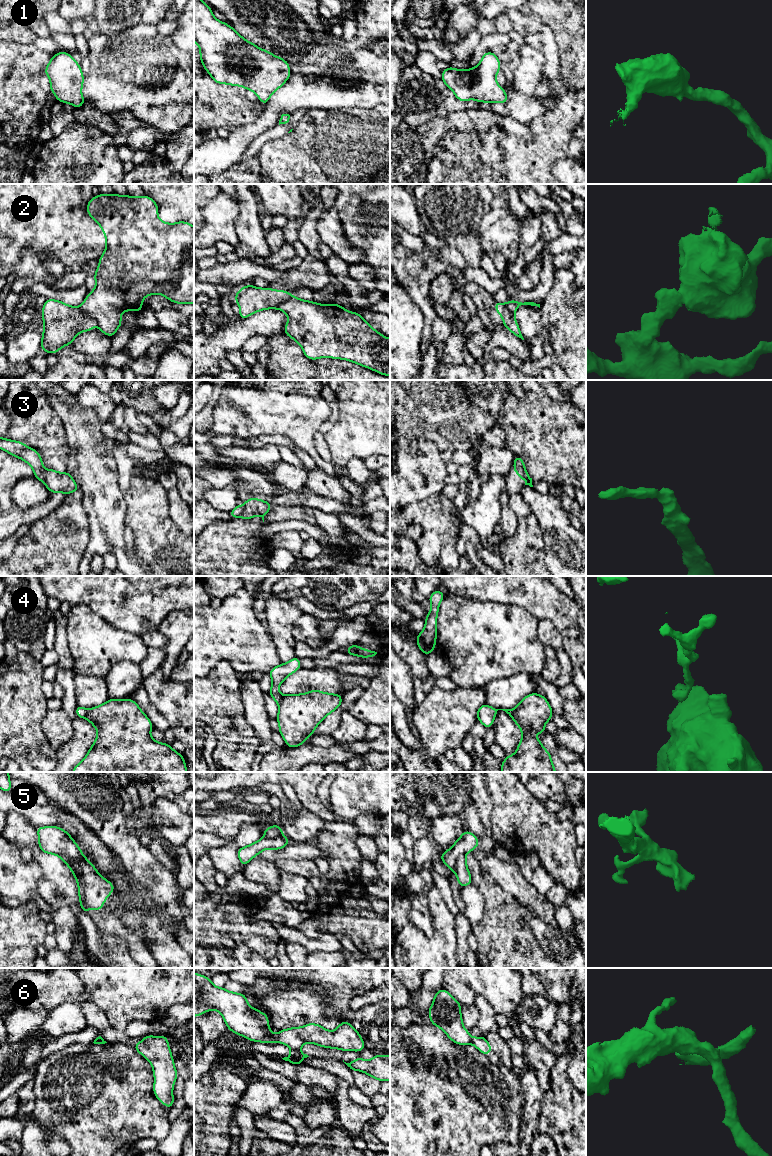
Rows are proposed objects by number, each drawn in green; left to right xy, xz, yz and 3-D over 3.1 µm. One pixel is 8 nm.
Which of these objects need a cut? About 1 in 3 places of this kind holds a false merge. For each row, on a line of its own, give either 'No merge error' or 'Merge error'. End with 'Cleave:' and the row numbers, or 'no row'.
1: No merge error
2: Merge error
3: Merge error
4: Merge error
5: Merge error
6: Merge error
Cleave: 2, 3, 4, 5, 6

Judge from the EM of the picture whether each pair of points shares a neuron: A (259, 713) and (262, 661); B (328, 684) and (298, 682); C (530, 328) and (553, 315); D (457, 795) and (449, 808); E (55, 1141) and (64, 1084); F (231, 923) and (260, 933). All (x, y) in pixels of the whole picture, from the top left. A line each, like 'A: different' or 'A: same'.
A: different
B: same
C: different
D: same
E: different
F: same

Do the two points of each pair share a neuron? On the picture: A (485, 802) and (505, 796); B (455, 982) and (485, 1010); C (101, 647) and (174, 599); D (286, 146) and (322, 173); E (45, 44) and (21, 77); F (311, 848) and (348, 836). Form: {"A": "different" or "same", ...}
{"A": "different", "B": "different", "C": "different", "D": "same", "E": "different", "F": "different"}

